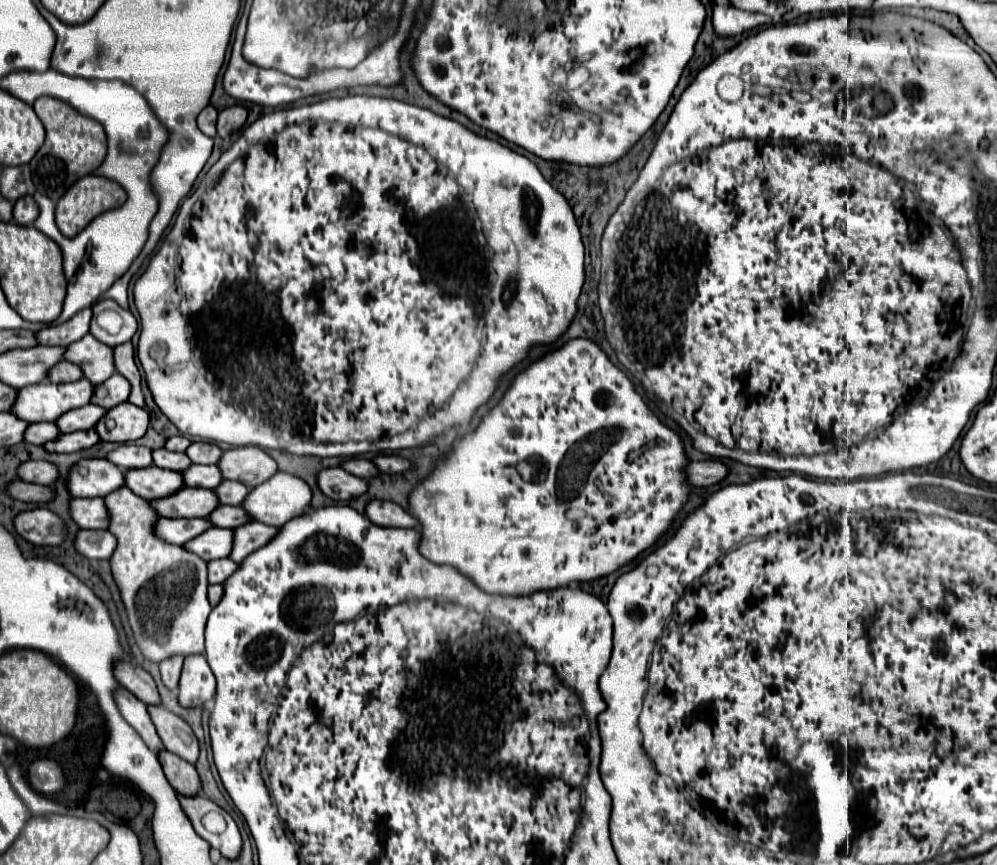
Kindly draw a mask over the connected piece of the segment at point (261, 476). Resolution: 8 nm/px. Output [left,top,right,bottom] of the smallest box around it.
[218,447,278,489]

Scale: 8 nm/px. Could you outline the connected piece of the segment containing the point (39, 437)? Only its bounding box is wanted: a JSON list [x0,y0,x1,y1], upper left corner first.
[26,423,60,445]

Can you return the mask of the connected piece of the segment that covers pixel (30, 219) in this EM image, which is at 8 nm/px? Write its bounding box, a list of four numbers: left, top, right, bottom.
[14,197,38,225]

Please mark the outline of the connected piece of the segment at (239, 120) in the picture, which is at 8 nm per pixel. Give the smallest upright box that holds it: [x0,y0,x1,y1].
[218,105,248,139]

